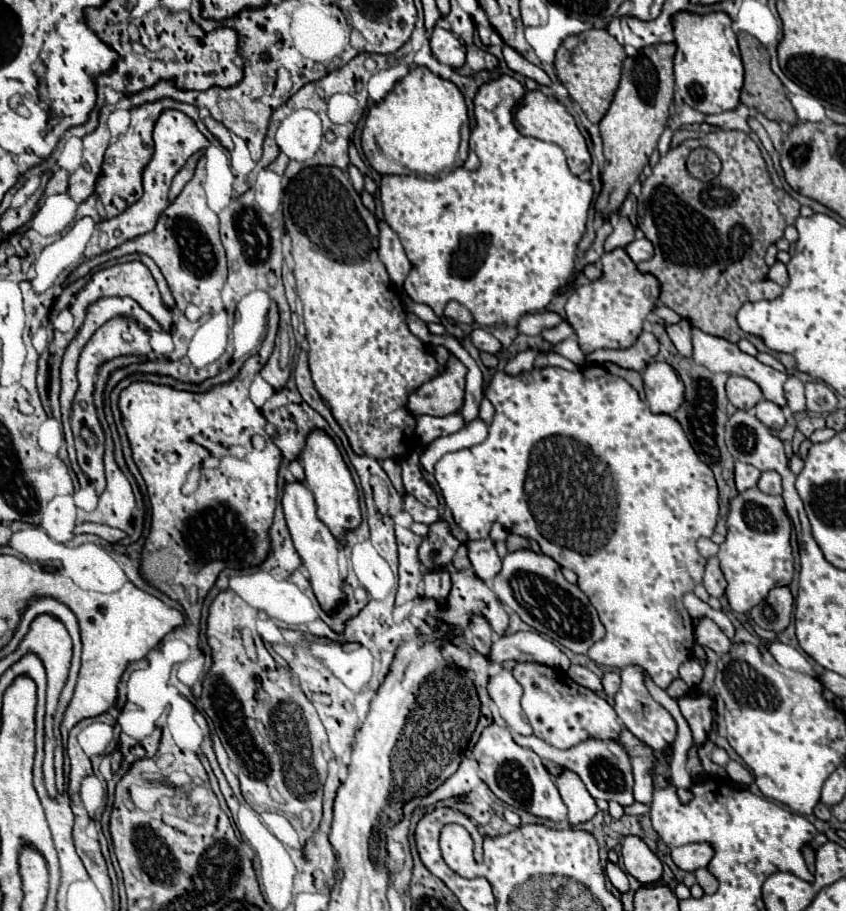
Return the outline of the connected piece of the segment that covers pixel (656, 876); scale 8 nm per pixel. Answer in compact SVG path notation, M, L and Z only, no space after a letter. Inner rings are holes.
M628 835L622 841L622 857L626 873L636 877L642 885L660 881L662 861L650 851L650 847L636 835Z

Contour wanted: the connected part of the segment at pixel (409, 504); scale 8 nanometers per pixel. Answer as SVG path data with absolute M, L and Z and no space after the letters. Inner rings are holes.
M410 493L404 495L404 509L414 517L414 521L424 523L424 525L432 525L432 523L436 523L436 521L440 519L436 509L424 507L424 505L422 505L414 495L410 495Z

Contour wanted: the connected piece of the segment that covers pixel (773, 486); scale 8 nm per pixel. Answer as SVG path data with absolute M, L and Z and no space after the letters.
M774 471L762 473L762 477L758 481L758 489L762 493L782 493L782 483L780 483L778 473L774 473Z

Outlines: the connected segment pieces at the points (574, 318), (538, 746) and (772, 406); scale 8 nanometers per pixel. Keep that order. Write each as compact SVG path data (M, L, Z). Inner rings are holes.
M614 249L602 255L602 277L596 279L591 285L583 285L572 292L566 301L566 321L572 325L574 333L578 335L580 349L584 353L592 353L598 349L626 349L642 331L642 323L646 315L654 309L654 301L658 299L658 281L650 275L638 273L634 261L626 255L624 249Z
M514 733L514 739L522 745L522 747L530 747L534 749L546 763L552 761L552 763L558 763L574 773L580 775L580 779L584 781L586 789L590 791L590 795L594 799L606 799L606 801L618 801L622 807L628 807L634 803L634 795L632 795L632 785L634 785L634 779L632 779L632 767L630 767L630 761L624 753L624 749L616 743L616 741L598 741L598 739L586 739L582 741L580 745L568 749L568 751L560 751L560 749L554 749L552 745L540 741L538 737L530 735L530 737L522 737L518 733Z
M762 399L756 407L754 407L754 413L756 417L772 431L780 431L786 423L784 419L784 413L782 413L782 407L778 407L776 403L768 401L768 399Z

